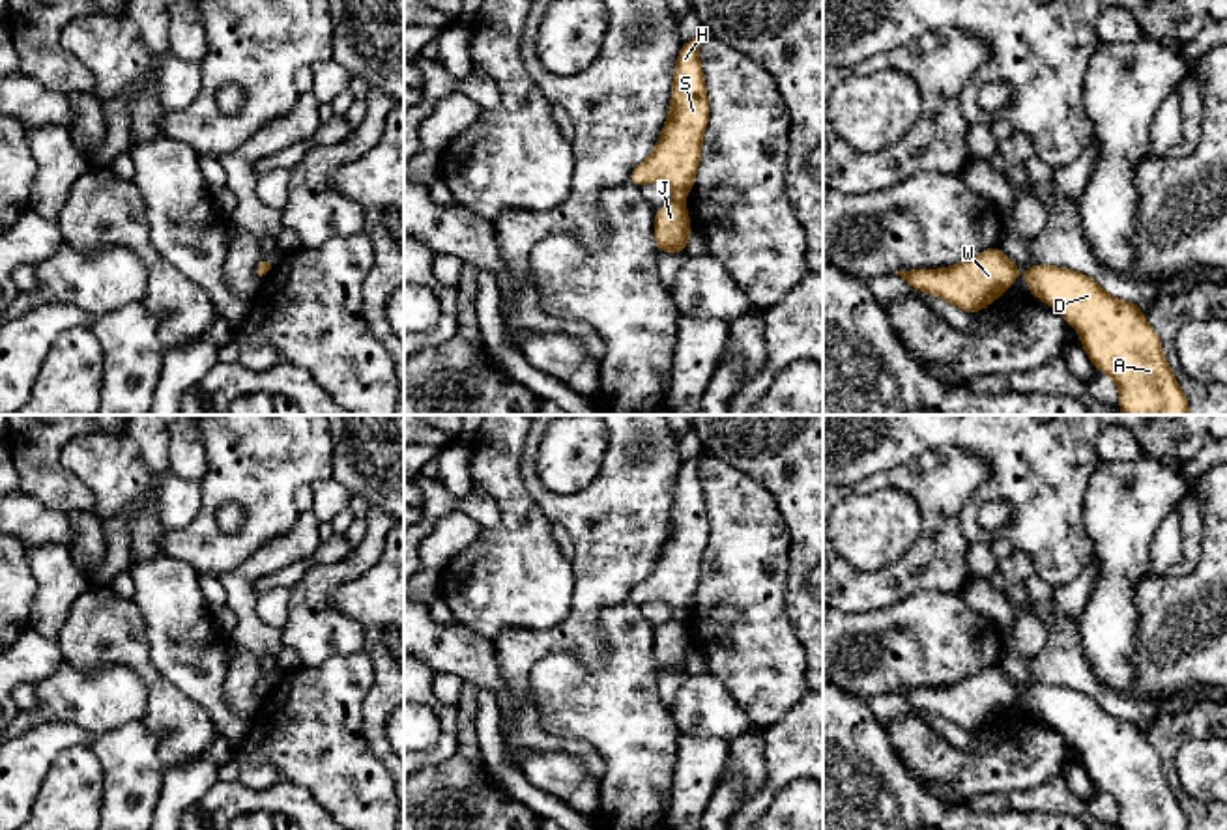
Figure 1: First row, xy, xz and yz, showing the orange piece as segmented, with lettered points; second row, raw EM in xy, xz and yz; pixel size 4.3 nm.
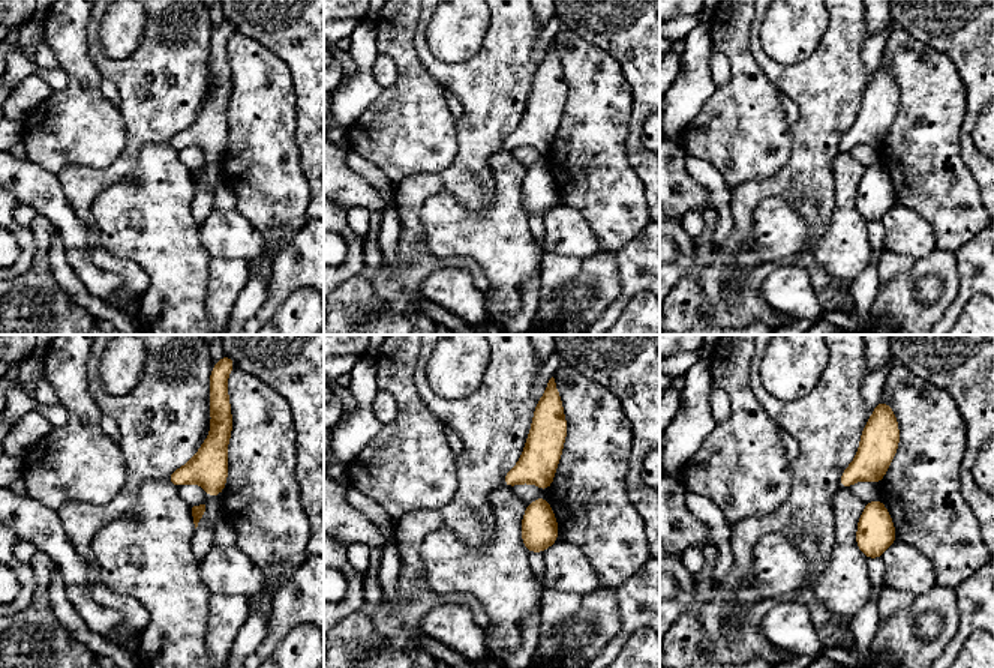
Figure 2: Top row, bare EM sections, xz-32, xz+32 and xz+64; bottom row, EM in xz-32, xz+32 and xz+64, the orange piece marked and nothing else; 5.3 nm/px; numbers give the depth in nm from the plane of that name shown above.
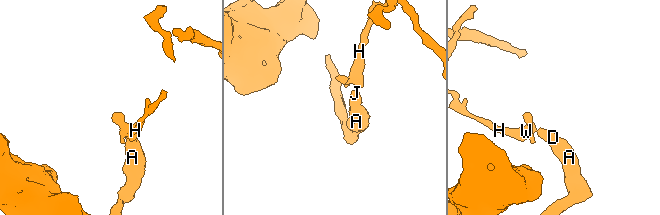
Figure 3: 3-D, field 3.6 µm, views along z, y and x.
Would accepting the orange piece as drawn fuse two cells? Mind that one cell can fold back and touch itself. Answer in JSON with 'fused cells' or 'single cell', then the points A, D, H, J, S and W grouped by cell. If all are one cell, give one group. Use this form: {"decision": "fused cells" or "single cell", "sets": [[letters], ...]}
{"decision": "fused cells", "sets": [["A", "D", "J"], ["H", "S", "W"]]}

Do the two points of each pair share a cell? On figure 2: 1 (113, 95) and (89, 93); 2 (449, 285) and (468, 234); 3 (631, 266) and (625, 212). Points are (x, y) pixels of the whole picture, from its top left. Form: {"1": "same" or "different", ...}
{"1": "different", "2": "different", "3": "different"}

